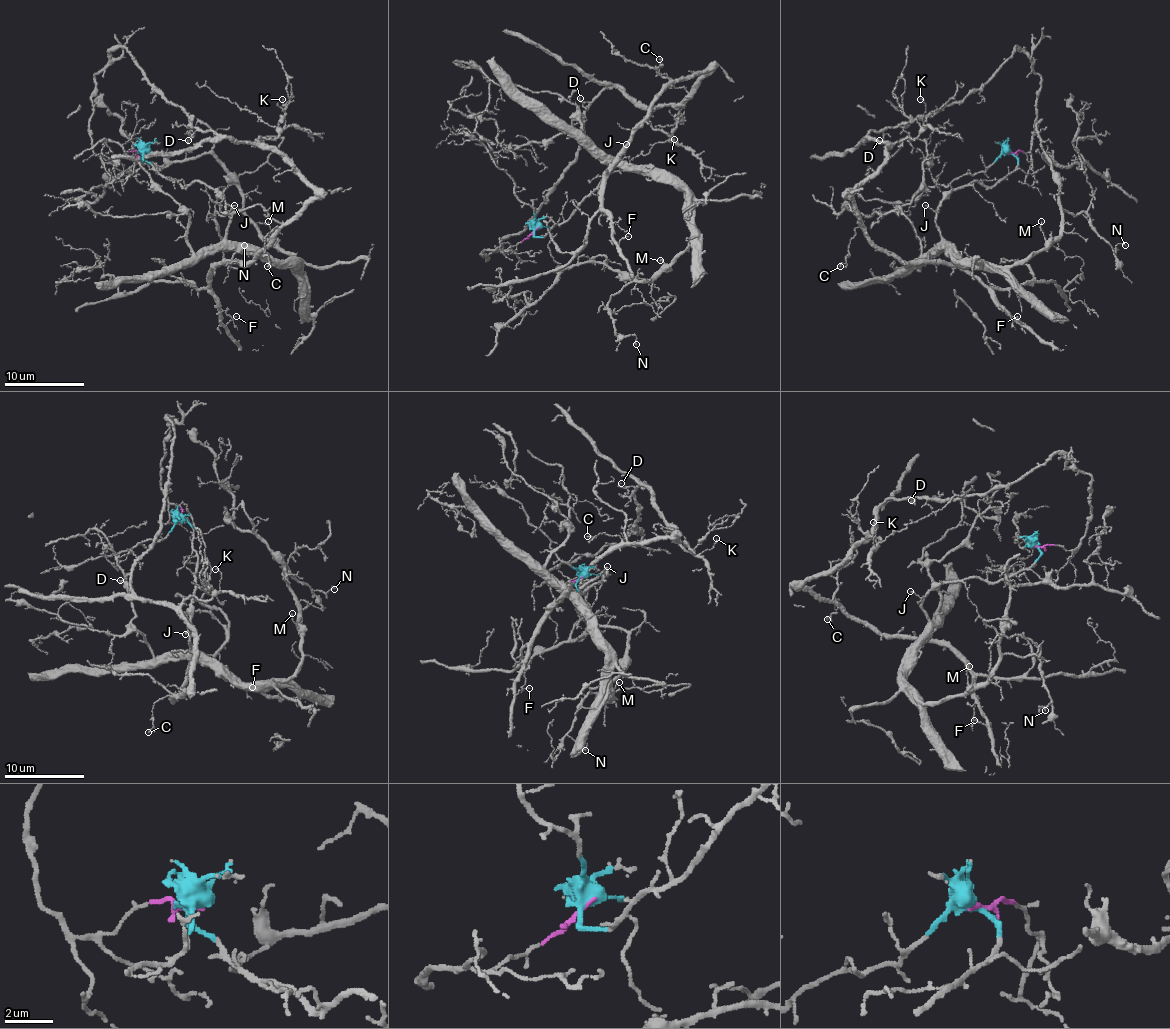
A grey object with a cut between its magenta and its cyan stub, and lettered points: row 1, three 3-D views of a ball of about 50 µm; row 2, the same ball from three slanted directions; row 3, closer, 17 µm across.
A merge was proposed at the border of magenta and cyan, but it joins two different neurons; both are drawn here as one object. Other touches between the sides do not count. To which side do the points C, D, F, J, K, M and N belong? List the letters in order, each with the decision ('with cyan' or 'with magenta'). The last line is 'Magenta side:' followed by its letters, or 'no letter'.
C: with magenta
D: with magenta
F: with magenta
J: with cyan
K: with magenta
M: with cyan
N: with cyan
Magenta side: C, D, F, K

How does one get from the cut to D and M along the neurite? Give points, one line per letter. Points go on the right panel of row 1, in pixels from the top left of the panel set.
D: (1010, 153), (1022, 151), (1032, 163), (1040, 77), (1020, 49), (960, 101), (886, 129), (884, 137), (878, 139)
M: (1010, 153), (1018, 165), (998, 183), (952, 191), (936, 227), (962, 261), (1006, 267), (1046, 245), (1042, 221)

